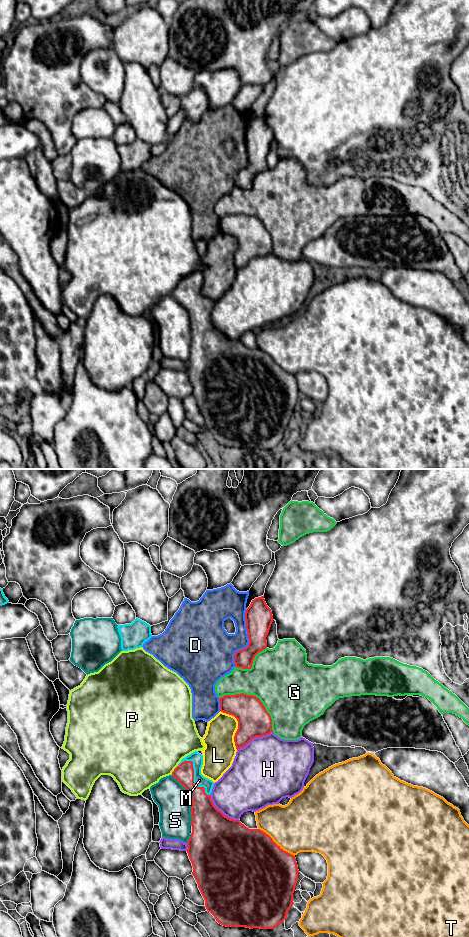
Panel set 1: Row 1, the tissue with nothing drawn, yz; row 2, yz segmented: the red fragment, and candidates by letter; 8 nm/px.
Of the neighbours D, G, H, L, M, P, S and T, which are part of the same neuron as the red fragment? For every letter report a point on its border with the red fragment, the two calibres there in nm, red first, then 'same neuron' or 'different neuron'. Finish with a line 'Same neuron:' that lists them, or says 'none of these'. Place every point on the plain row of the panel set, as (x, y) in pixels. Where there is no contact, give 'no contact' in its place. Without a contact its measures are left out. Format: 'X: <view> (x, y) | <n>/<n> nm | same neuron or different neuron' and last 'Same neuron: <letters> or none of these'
D: yz (249, 160) | 220/260 nm | different neuron
G: yz (255, 216) | 260/480 nm | same neuron
H: yz (254, 257) | 260/480 nm | different neuron
L: yz (238, 246) | 260/260 nm | different neuron
M: yz (193, 297) | 180/100 nm | same neuron
P: yz (174, 290) | 160/480 nm | different neuron
S: yz (183, 306) | 190/260 nm | different neuron
T: yz (275, 363) | 500/420 nm | different neuron
Same neuron: G, M

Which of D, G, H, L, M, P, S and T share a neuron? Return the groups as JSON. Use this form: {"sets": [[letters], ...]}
{"sets": [["D"], ["G", "M"], ["H"], ["L"], ["P"], ["S"], ["T"]]}

